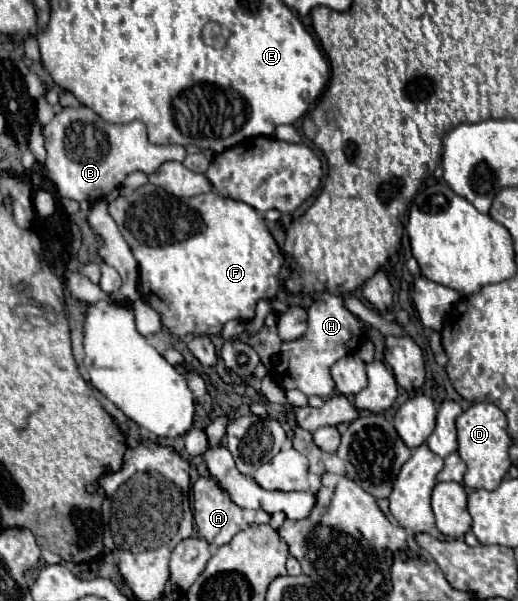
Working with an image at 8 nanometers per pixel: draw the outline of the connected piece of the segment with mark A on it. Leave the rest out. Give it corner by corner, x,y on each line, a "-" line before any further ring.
200,478
194,482
194,520
198,526
198,534
208,540
214,546
222,546
232,540
232,536
252,524
268,524
270,514
264,510
244,510
236,506
228,494
212,480
212,478

